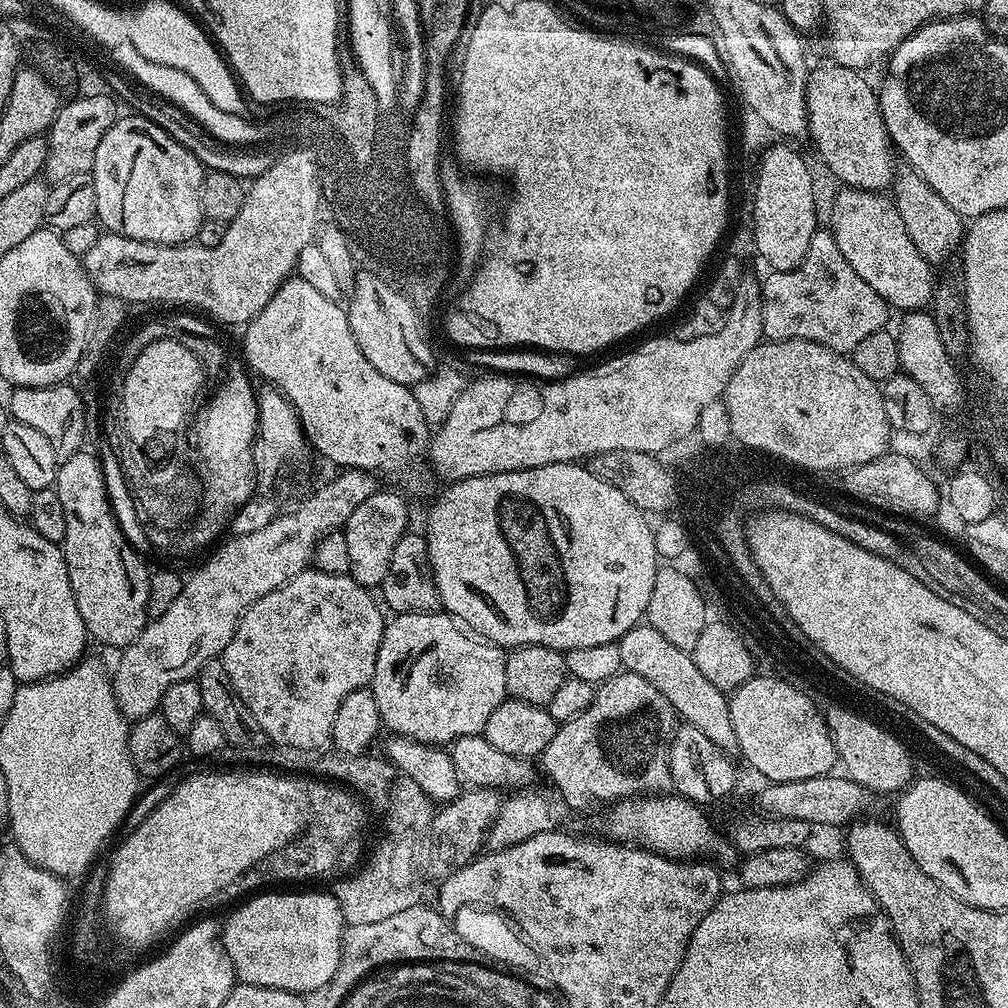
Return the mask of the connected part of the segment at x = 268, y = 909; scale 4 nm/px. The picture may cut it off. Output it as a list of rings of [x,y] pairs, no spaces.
[[[331,891],[268,892],[246,901],[222,924],[226,954],[239,983],[297,994],[319,993],[334,978],[345,931],[342,910]]]

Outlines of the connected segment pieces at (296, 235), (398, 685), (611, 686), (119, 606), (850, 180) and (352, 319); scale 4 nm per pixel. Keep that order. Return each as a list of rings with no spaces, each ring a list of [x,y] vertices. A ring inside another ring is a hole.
[[[291,150],[281,154],[260,176],[251,181],[250,191],[242,202],[242,210],[227,223],[226,238],[218,246],[186,244],[151,244],[145,240],[132,240],[116,232],[105,231],[86,250],[82,263],[100,296],[122,298],[132,304],[185,304],[197,308],[224,324],[247,325],[253,320],[278,289],[296,271],[298,254],[313,243],[318,232],[316,215],[322,212],[320,174],[313,153]]]
[[[443,610],[393,615],[384,626],[370,685],[374,702],[378,702],[381,725],[389,733],[437,746],[451,745],[452,741],[463,736],[481,735],[490,714],[494,714],[508,696],[504,658],[505,653],[497,645],[469,634]]]
[[[621,671],[593,691],[592,704],[582,714],[563,721],[557,727],[550,746],[538,764],[554,787],[560,788],[560,800],[576,812],[584,812],[595,804],[611,806],[617,800],[631,800],[641,794],[664,794],[672,788],[668,747],[678,727],[678,717],[670,702],[638,674]]]
[[[81,450],[70,454],[70,458],[59,461],[56,470],[54,487],[66,513],[66,538],[62,547],[70,574],[70,586],[78,602],[78,614],[82,614],[82,622],[88,628],[89,637],[93,641],[101,640],[102,643],[116,648],[115,650],[123,650],[135,642],[138,634],[142,634],[145,624],[150,619],[148,615],[150,568],[144,565],[141,553],[128,543],[116,520],[115,511],[108,498],[101,457],[96,452],[94,454],[88,451]]]
[[[840,64],[826,66],[815,67],[809,73],[804,95],[810,136],[816,139],[816,152],[821,162],[841,180],[841,185],[883,193],[893,187],[898,167],[892,161],[894,145],[888,139],[886,122],[881,116],[879,95],[861,71]]]
[[[369,274],[357,279],[352,285],[350,299],[352,301],[346,304],[350,330],[362,354],[366,354],[370,366],[374,366],[378,374],[386,374],[390,382],[399,384],[414,386],[427,378],[434,368],[432,348],[424,337],[424,328],[420,325],[419,314],[416,313],[419,311],[411,300]]]

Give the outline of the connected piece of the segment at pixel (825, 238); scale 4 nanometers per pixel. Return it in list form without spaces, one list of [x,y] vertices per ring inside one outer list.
[[[817,230],[814,238],[810,238],[810,246],[806,249],[806,258],[794,270],[777,272],[775,270],[763,277],[760,289],[762,302],[762,326],[768,340],[809,340],[818,342],[835,352],[850,354],[865,340],[869,334],[881,331],[888,320],[890,305],[872,289],[846,262],[845,255],[834,242],[834,234],[830,230]]]

